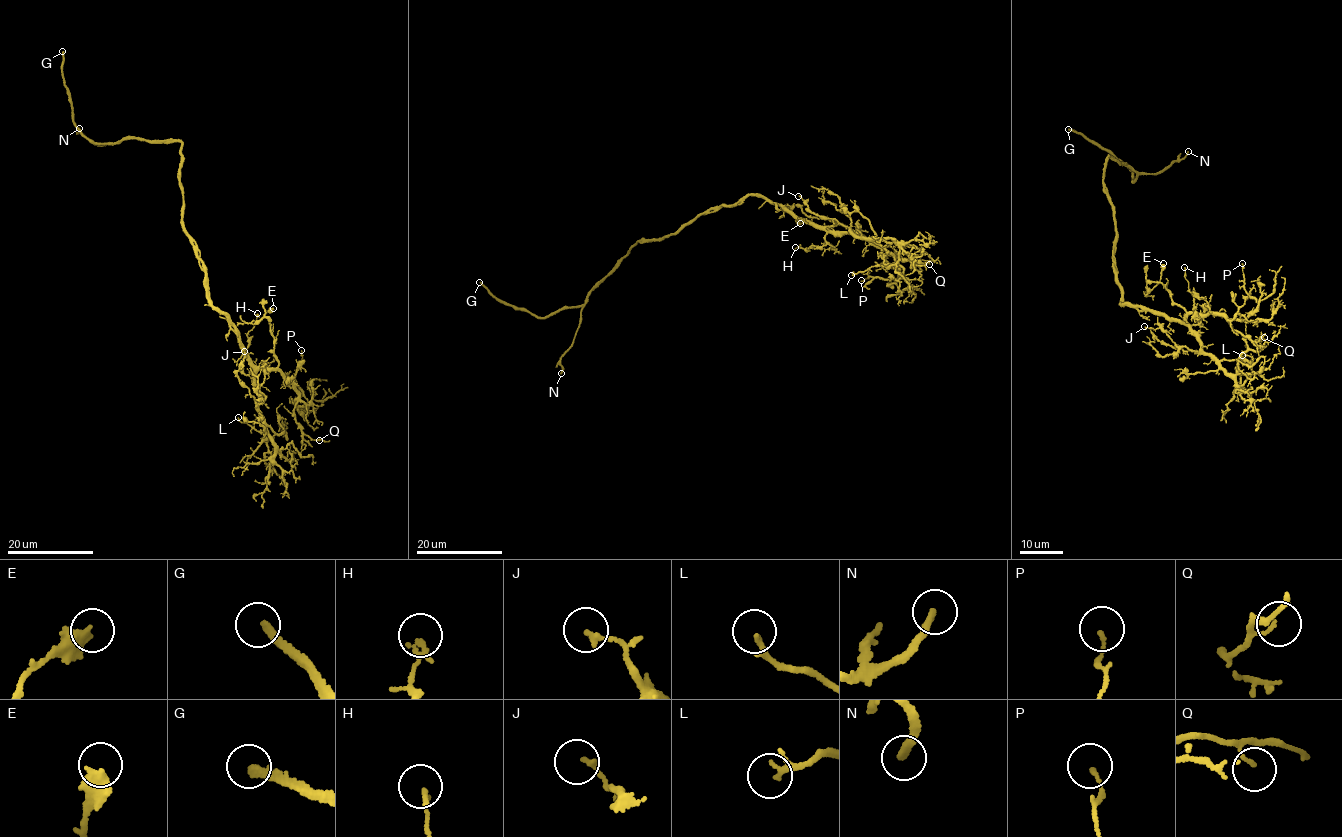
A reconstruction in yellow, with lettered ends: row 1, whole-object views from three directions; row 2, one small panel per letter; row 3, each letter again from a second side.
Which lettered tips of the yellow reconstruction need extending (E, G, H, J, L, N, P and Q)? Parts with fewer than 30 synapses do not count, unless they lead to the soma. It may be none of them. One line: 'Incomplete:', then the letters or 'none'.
Incomplete: G, N

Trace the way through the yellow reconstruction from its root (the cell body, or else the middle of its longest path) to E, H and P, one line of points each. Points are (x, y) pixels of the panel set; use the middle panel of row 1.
E: (697, 217), (754, 195), (818, 226), (840, 224), (811, 217), (794, 205), (792, 212), (800, 223)
H: (697, 217), (726, 204), (733, 205), (746, 196), (761, 197), (826, 232), (826, 243), (820, 248), (795, 247)
P: (697, 217), (754, 195), (818, 226), (849, 227), (881, 249), (898, 273), (897, 278), (871, 276), (861, 280)

